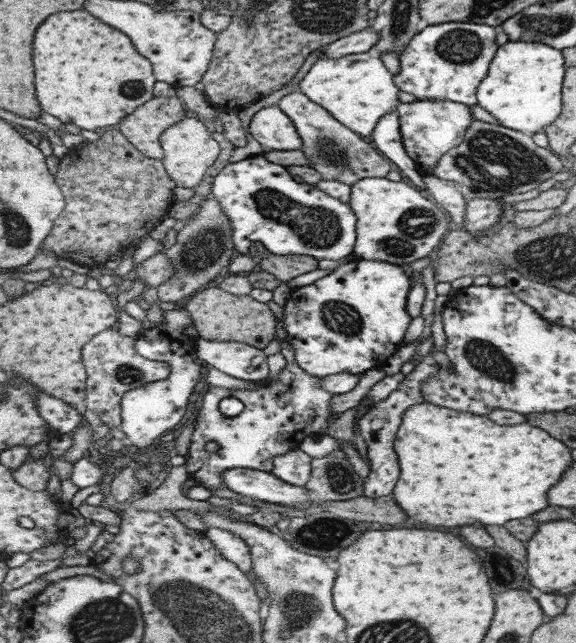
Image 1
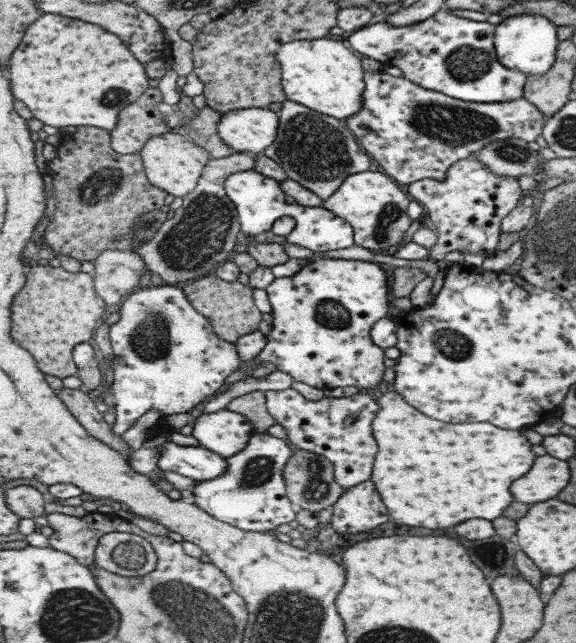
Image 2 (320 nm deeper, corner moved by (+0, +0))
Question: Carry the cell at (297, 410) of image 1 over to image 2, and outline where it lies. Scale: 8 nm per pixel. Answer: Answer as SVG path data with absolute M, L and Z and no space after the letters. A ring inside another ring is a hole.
M223 408L207 414L201 413L194 419L190 435L197 440L199 446L226 460L241 452L253 433L244 416Z

